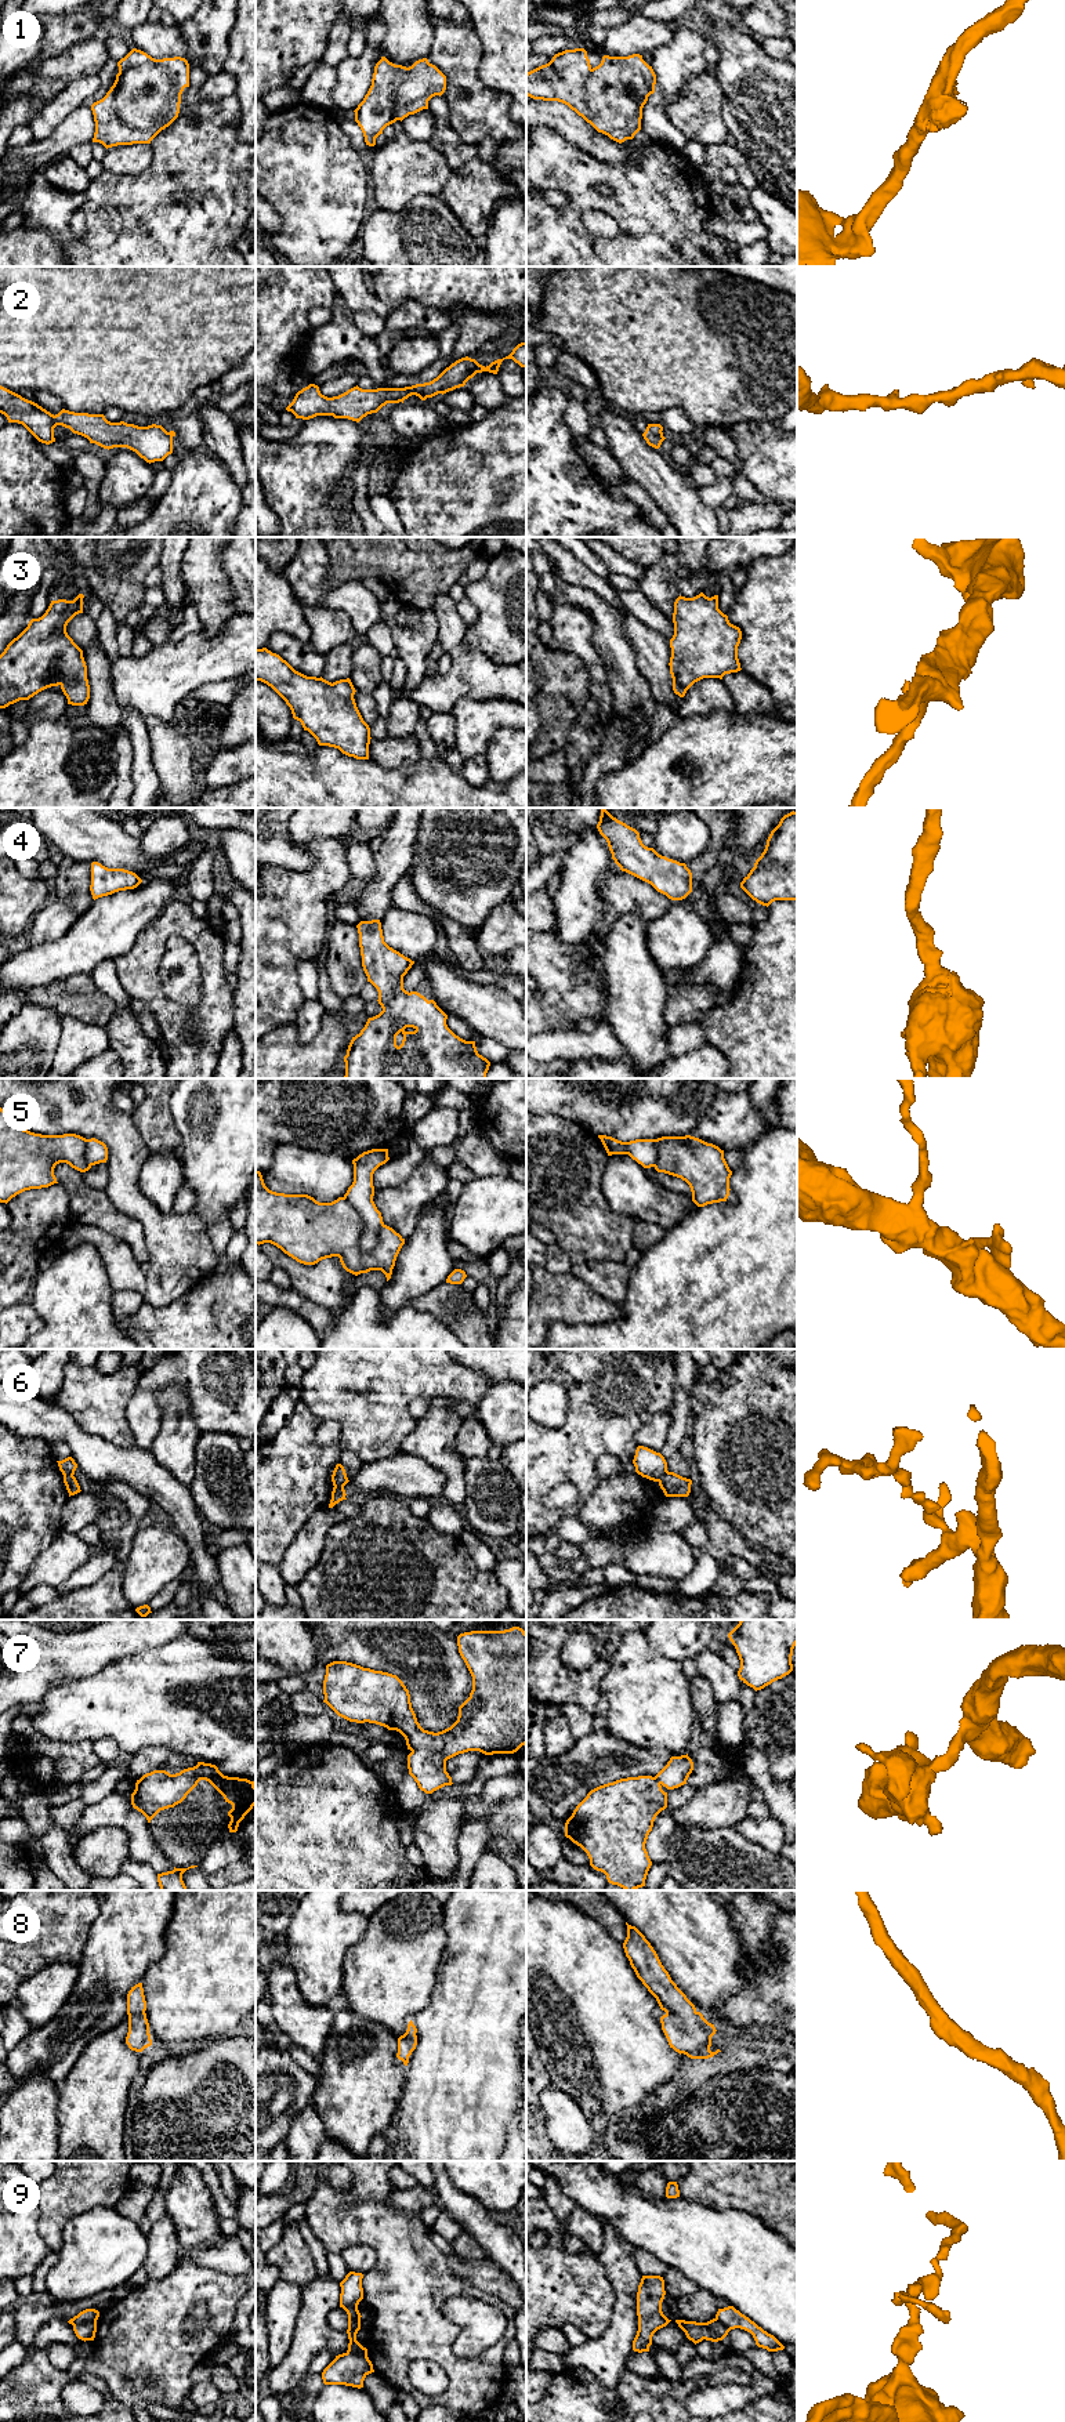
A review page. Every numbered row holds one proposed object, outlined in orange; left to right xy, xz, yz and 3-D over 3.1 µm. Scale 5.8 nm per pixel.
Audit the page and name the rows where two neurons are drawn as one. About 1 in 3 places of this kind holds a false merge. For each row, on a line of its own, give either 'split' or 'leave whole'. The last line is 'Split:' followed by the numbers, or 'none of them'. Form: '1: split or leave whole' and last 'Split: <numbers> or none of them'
1: leave whole
2: leave whole
3: leave whole
4: leave whole
5: split
6: split
7: leave whole
8: leave whole
9: split
Split: 5, 6, 9

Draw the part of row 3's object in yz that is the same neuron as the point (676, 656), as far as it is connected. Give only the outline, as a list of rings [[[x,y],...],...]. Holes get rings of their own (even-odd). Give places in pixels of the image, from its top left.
[[[680,595],[674,602],[673,623],[669,666],[675,695],[684,697],[703,678],[722,679],[725,674],[742,670],[738,659],[742,631],[718,609],[718,595]]]

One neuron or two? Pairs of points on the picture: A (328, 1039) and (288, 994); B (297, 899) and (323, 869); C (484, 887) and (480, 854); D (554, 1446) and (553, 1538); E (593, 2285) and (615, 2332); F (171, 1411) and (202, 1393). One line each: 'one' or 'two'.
A: two
B: one
C: one
D: two
E: two
F: two

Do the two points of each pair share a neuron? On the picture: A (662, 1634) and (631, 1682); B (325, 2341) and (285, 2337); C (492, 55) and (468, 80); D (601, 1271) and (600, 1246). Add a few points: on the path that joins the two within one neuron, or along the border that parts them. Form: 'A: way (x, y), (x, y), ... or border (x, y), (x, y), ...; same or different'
A: border (644, 1634), (656, 1650), (681, 1663); different
B: border (300, 2306), (292, 2343), (285, 2357), (274, 2366); different
C: border (478, 37), (481, 44), (478, 78), (502, 93); different
D: border (623, 1261), (582, 1261), (573, 1265); different

